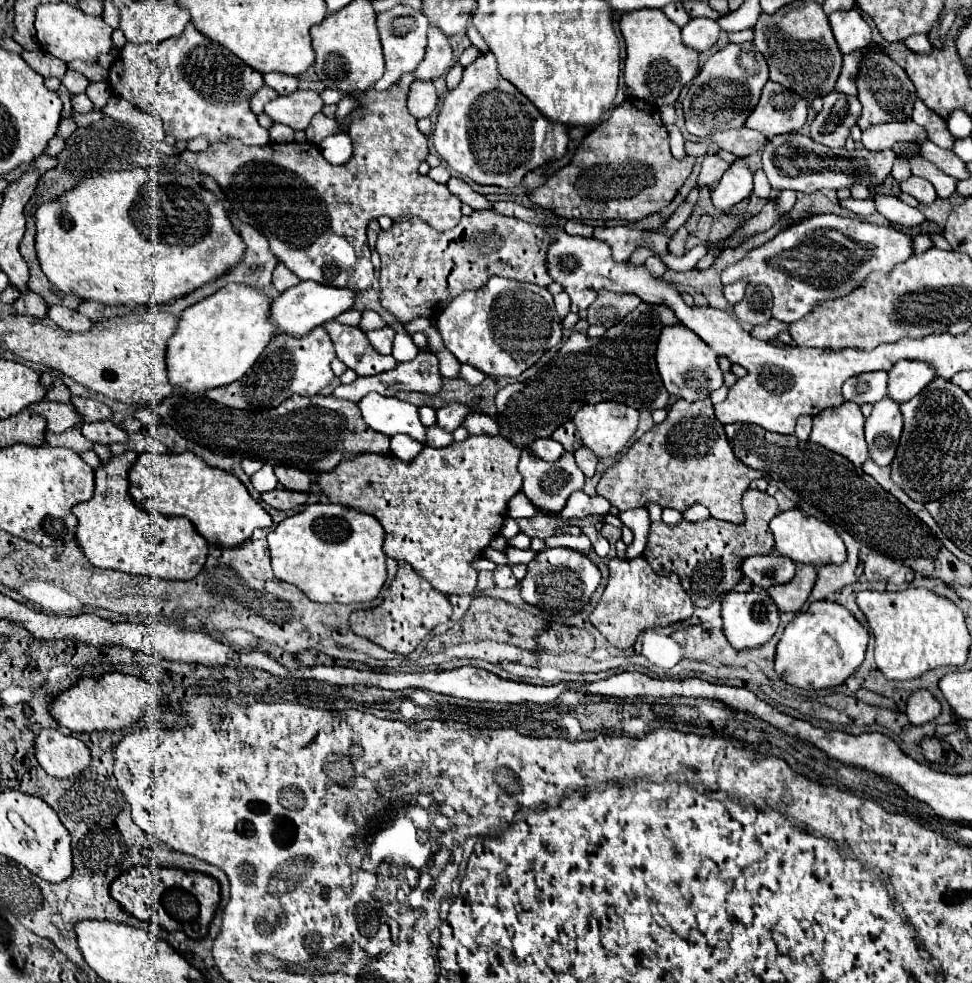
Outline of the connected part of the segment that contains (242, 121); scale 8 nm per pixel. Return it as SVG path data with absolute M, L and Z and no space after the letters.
M192 23L186 25L182 35L166 39L158 45L126 43L110 67L108 85L116 95L130 101L136 109L162 117L166 133L172 133L176 139L190 141L194 137L206 137L210 143L218 143L224 137L236 137L244 145L266 145L270 141L268 131L260 127L256 115L250 111L250 97L264 85L262 75L220 43L204 37Z

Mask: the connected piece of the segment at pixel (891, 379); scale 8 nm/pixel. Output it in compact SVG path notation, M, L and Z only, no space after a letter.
M898 361L888 371L888 395L896 403L906 403L936 377L936 369L930 369L926 361Z

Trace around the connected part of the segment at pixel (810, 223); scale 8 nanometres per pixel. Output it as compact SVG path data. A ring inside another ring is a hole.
M814 215L790 225L746 259L726 267L722 283L746 279L752 285L768 285L774 295L772 317L782 323L794 323L812 311L816 303L848 295L872 271L890 273L898 261L906 261L914 253L912 249L914 239L894 225L880 227L852 217Z

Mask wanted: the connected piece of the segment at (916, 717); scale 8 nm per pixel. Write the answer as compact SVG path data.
M918 689L910 695L906 703L906 715L910 723L924 725L930 719L936 719L940 715L940 701L926 689Z

